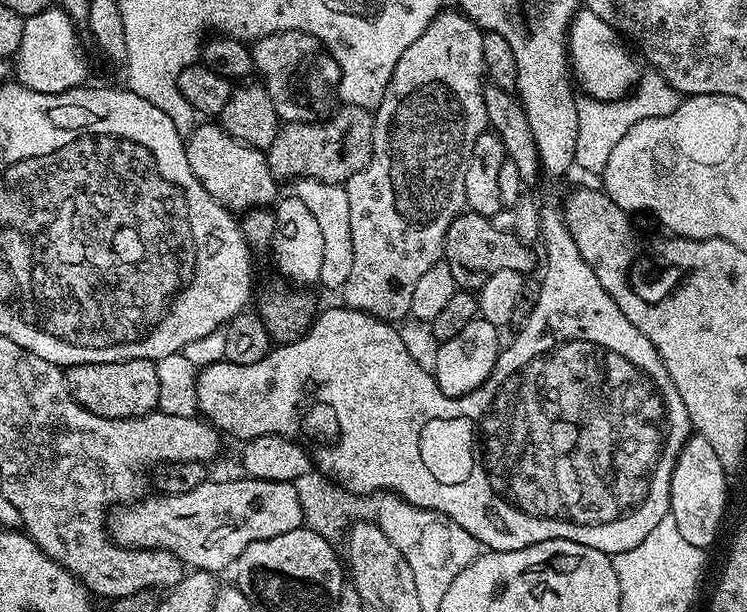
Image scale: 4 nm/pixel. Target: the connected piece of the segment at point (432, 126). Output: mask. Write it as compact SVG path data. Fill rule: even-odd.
M452 11L432 20L430 26L422 34L422 38L418 38L414 46L406 46L402 58L398 58L398 66L394 66L394 74L391 82L386 86L386 94L374 110L372 157L365 168L352 173L343 185L346 190L346 198L350 200L350 242L354 246L354 266L350 266L350 278L346 278L342 289L343 307L353 308L389 322L403 321L409 315L410 298L414 294L414 285L418 283L418 278L422 278L422 274L426 274L430 266L441 263L446 242L446 230L450 230L450 222L454 222L454 218L466 208L466 162L470 158L470 150L474 150L474 142L478 142L478 138L484 135L489 127L484 101L486 73L483 64L483 38L485 33L473 20L468 19L459 11Z

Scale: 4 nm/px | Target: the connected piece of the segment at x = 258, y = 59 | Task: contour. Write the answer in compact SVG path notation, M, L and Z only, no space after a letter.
M286 30L285 32L275 32L269 36L261 36L251 45L251 50L252 67L258 76L260 72L261 78L259 77L259 79L262 81L263 88L270 94L276 107L276 115L280 117L281 121L303 124L315 121L329 111L328 103L331 102L332 96L334 100L334 90L339 89L340 86L340 68L319 40L305 32Z

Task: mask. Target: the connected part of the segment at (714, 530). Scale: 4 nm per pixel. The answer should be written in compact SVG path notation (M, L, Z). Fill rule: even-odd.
M698 434L689 435L676 460L670 482L670 514L674 522L678 522L678 530L686 542L705 550L711 549L728 508L728 480L729 473L725 472L722 462L718 462L718 454L714 454L710 442Z

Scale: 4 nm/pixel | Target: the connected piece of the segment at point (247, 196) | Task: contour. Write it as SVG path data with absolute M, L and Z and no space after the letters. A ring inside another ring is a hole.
M197 123L196 129L186 137L184 149L190 170L194 170L194 178L198 178L206 194L210 194L210 198L214 198L214 202L221 204L229 213L244 214L257 206L271 205L277 199L278 181L272 175L267 155L261 149L227 136L219 123Z

